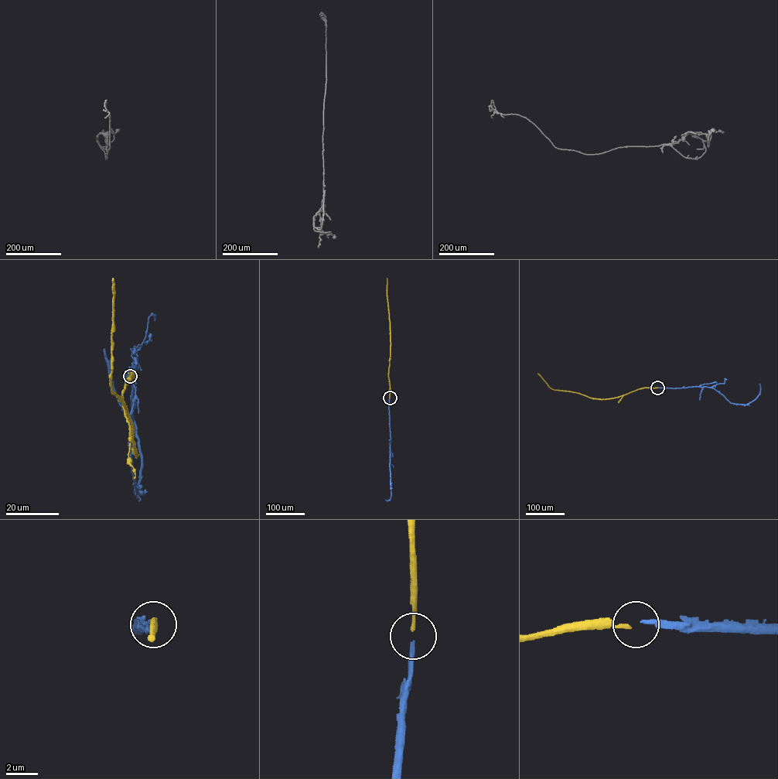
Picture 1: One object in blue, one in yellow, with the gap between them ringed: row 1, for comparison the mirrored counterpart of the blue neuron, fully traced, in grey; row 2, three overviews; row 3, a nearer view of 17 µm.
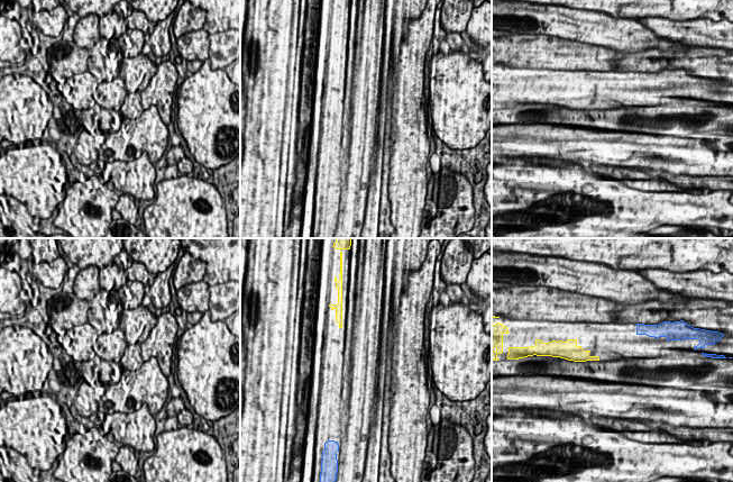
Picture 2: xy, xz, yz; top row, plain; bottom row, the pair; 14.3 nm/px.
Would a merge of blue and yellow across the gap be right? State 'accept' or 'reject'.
accept

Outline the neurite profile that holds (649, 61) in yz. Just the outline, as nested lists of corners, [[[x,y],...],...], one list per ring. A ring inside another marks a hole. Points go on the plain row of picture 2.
[[[689,47],[674,53],[651,48],[624,53],[624,57],[615,63],[619,72],[659,73],[667,69],[684,69],[694,76],[733,84],[733,51]]]

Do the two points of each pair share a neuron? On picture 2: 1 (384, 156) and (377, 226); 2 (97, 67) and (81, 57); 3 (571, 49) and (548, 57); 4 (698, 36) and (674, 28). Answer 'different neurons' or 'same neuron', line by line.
1: same neuron
2: different neurons
3: same neuron
4: same neuron

